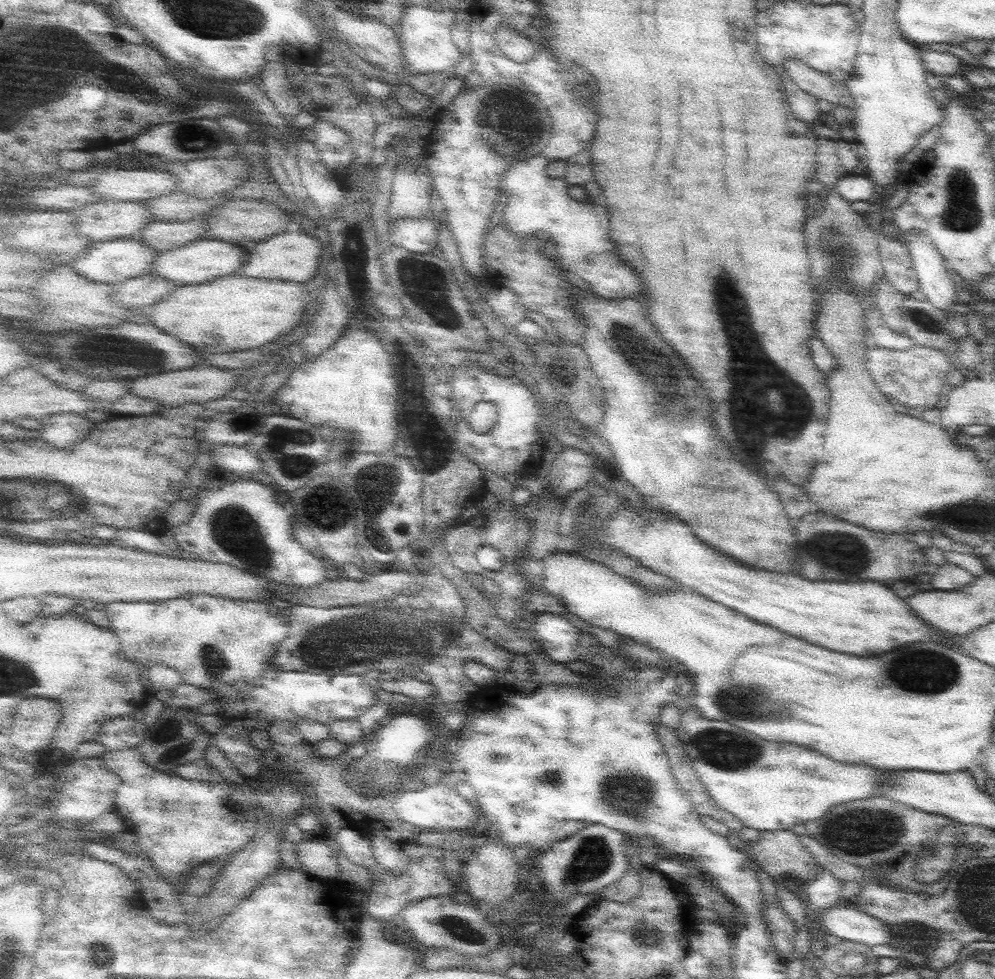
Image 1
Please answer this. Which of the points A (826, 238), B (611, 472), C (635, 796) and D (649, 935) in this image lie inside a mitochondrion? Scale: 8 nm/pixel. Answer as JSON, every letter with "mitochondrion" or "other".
{"A":"mitochondrion","B":"other","C":"mitochondrion","D":"mitochondrion"}

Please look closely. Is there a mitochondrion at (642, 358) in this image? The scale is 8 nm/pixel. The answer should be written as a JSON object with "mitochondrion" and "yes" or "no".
{"mitochondrion":"yes"}

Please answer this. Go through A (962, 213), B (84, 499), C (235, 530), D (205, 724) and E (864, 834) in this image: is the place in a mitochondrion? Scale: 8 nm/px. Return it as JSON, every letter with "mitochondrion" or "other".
{"A":"mitochondrion","B":"mitochondrion","C":"mitochondrion","D":"other","E":"mitochondrion"}

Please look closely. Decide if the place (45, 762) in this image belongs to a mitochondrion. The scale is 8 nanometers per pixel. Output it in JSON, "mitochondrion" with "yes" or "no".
{"mitochondrion":"no"}

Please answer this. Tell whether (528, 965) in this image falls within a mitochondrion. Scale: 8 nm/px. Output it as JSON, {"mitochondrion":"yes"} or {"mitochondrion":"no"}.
{"mitochondrion":"no"}

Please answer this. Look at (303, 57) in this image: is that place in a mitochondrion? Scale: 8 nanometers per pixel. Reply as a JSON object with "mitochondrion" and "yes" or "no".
{"mitochondrion":"no"}

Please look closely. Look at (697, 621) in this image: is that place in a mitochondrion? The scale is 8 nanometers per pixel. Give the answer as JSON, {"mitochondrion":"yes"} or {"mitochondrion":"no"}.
{"mitochondrion":"no"}

